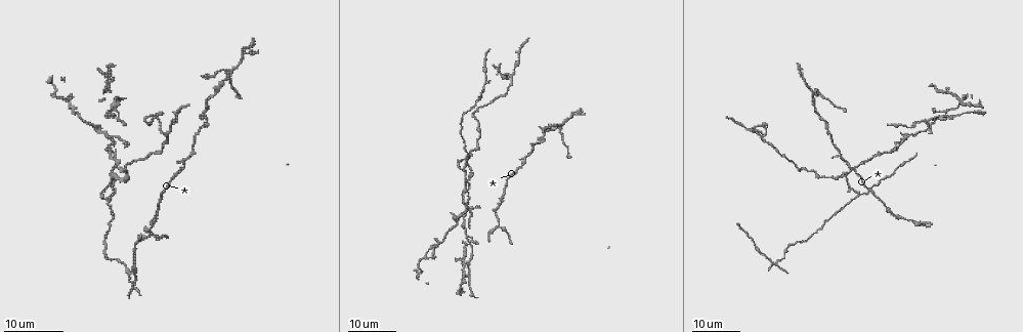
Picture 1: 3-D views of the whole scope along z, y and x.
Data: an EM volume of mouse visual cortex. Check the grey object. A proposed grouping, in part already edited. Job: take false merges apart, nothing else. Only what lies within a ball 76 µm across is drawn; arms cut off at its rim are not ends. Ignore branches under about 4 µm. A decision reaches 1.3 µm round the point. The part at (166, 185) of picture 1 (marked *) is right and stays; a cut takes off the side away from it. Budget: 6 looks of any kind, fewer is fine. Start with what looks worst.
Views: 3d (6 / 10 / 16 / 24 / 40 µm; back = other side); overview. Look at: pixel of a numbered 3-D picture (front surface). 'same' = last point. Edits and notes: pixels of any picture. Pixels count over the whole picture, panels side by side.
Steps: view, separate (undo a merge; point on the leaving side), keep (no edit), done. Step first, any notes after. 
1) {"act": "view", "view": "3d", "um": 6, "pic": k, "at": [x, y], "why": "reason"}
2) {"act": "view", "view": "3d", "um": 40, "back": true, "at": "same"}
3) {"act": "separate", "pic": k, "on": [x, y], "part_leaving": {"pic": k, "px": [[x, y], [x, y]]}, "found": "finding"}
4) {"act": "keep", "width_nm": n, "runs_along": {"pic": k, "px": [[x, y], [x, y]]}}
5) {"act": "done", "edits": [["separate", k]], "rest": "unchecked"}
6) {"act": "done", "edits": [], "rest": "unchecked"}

{"act": "view", "view": "3d", "um": 24, "pic": 1, "at": [225, 75], "why": "four or more arms meet"}

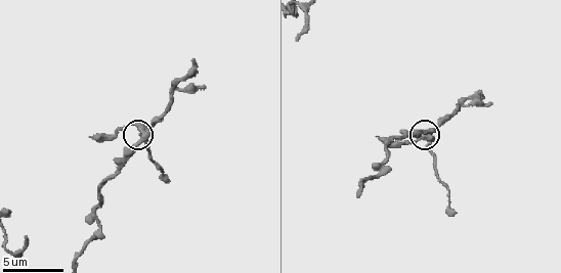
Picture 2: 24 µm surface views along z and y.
{"act": "view", "view": "3d", "um": 6, "pic": 2, "at": [429, 135]}

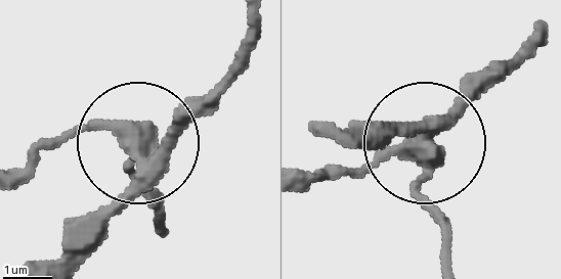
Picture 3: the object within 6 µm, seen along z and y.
{"act": "view", "view": "3d", "um": 6, "back": true, "pic": 3, "at": [425, 139], "why": "from behind"}

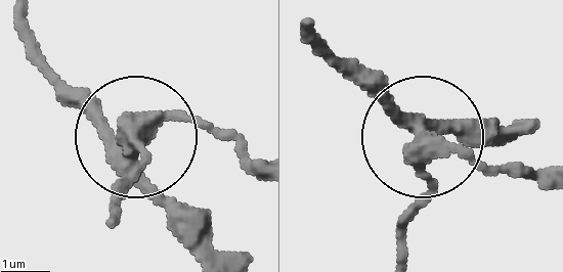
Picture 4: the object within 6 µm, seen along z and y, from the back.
{"act": "keep", "runs_along": {"pic": 4, "px": [[506, 141], [420, 133], [350, 60]]}, "found": "one neuron here"}

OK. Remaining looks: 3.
{"act": "view", "view": "3d", "um": 24, "pic": 1, "at": [911, 136], "why": "a fork"}

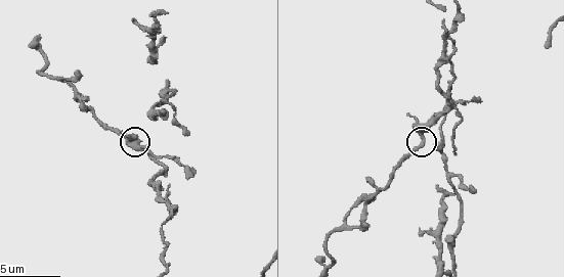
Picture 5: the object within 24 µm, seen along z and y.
{"act": "view", "view": "3d", "um": 6, "pic": 5, "at": [424, 143]}

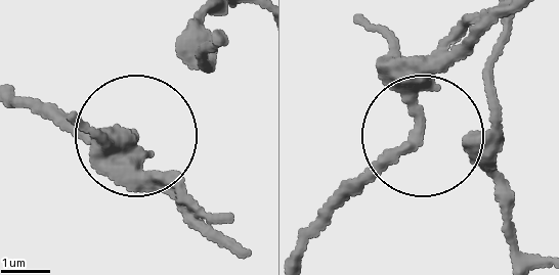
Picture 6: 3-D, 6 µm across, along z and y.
{"act": "keep", "runs_along": {"pic": 6, "px": [[485, 18], [429, 80], [421, 137], [306, 234]]}, "found": "continuous, no second neuron"}

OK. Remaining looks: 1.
{"act": "done", "edits": [], "rest": "unchecked"}

